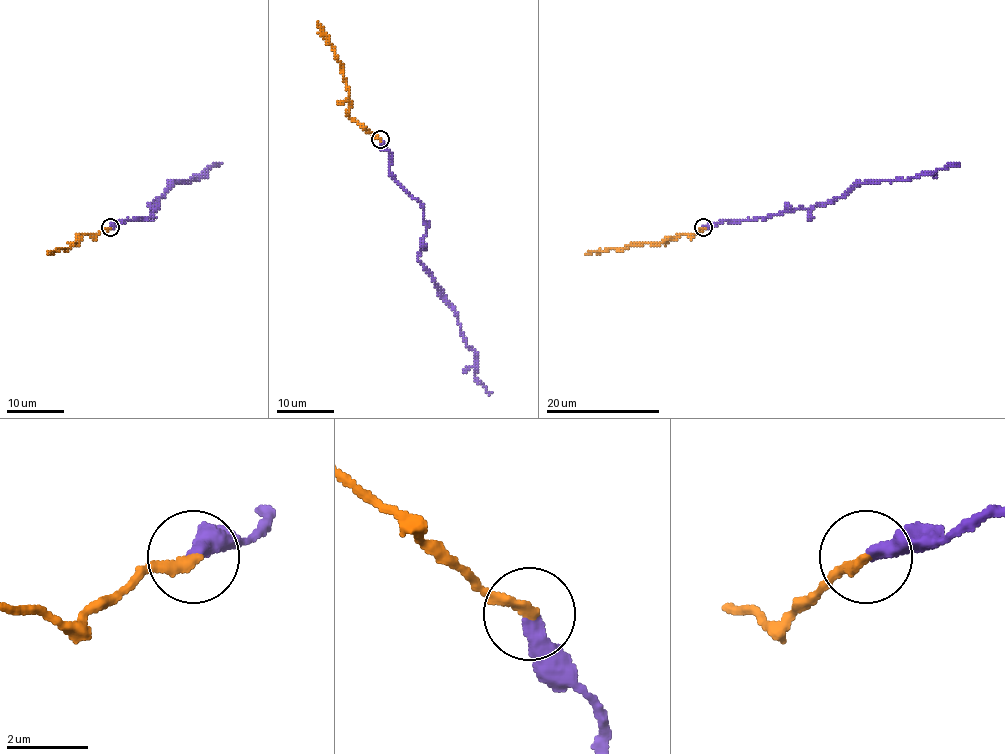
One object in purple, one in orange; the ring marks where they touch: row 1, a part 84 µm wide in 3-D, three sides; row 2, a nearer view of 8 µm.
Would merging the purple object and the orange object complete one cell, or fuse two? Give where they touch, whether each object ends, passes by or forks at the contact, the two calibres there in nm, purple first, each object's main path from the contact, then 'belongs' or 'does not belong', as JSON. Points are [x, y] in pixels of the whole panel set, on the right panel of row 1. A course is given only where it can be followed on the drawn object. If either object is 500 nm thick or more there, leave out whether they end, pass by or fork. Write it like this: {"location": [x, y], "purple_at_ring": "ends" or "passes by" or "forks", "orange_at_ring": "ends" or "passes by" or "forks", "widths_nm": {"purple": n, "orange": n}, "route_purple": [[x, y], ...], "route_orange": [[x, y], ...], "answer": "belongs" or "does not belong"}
{"location": [703, 227], "purple_at_ring": "ends", "orange_at_ring": "ends", "widths_nm": {"purple": 400, "orange": 280}, "route_purple": [[703, 228], [717, 222], [811, 209], [837, 199], [858, 184], [905, 179], [958, 165]], "route_orange": [[703, 228], [692, 236], [665, 238], [656, 245], [632, 243], [622, 249], [586, 253]], "answer": "belongs"}

